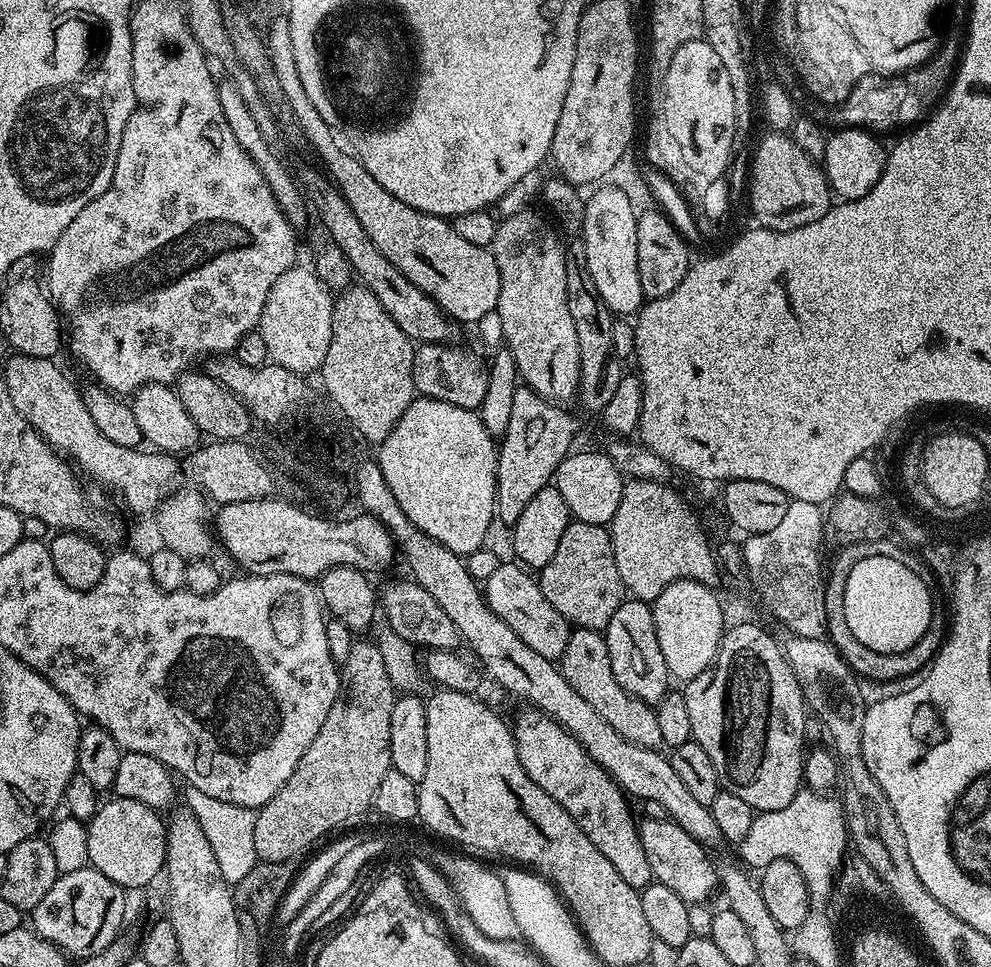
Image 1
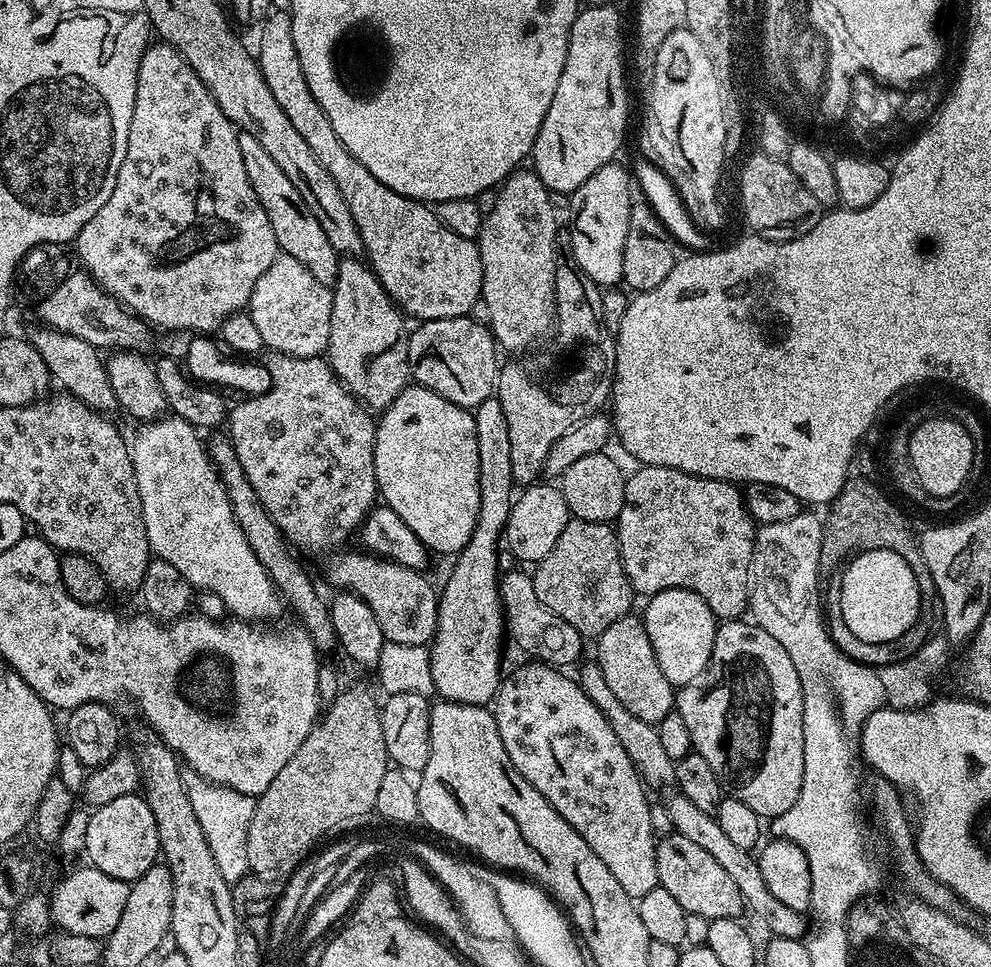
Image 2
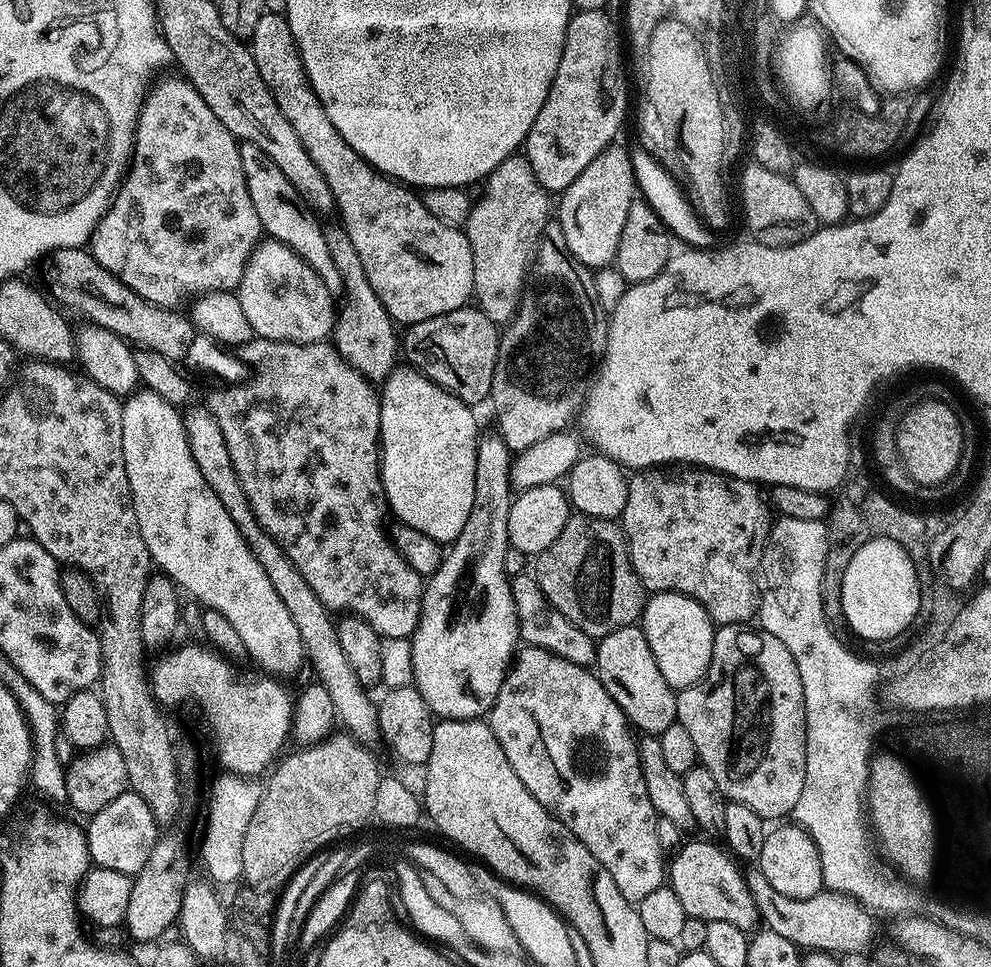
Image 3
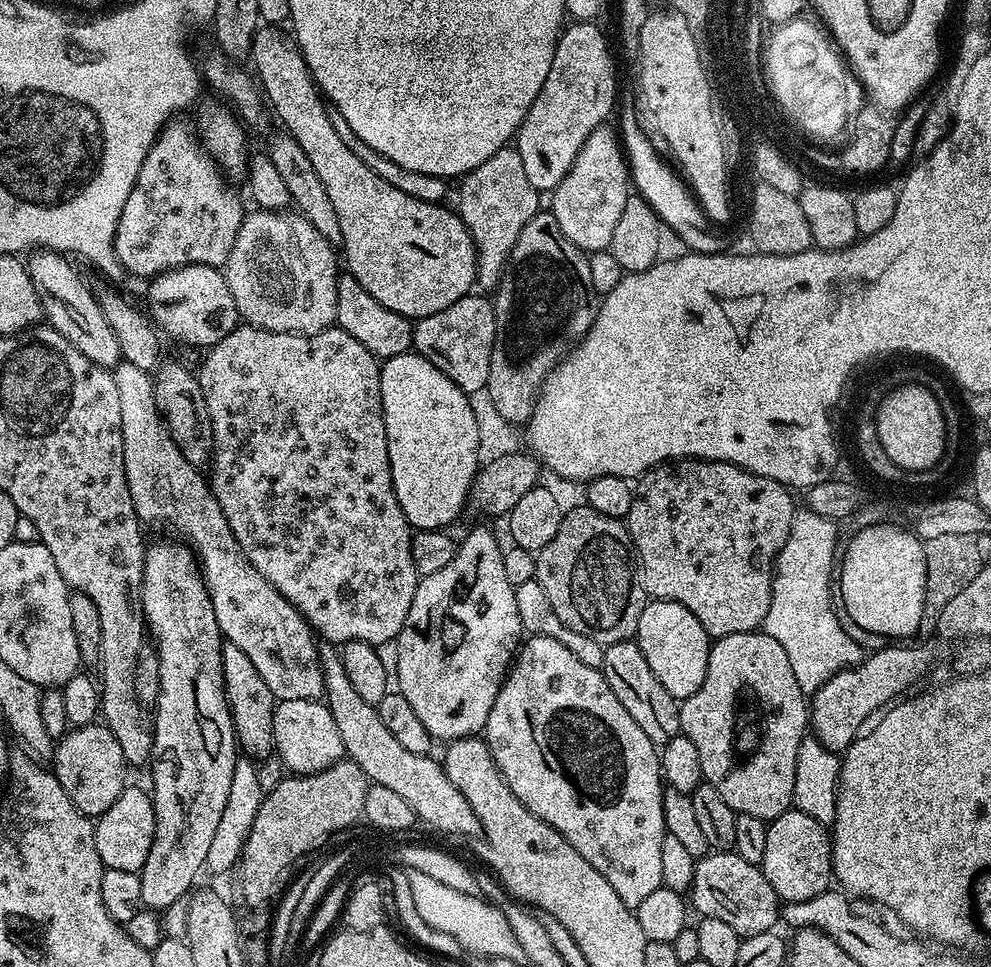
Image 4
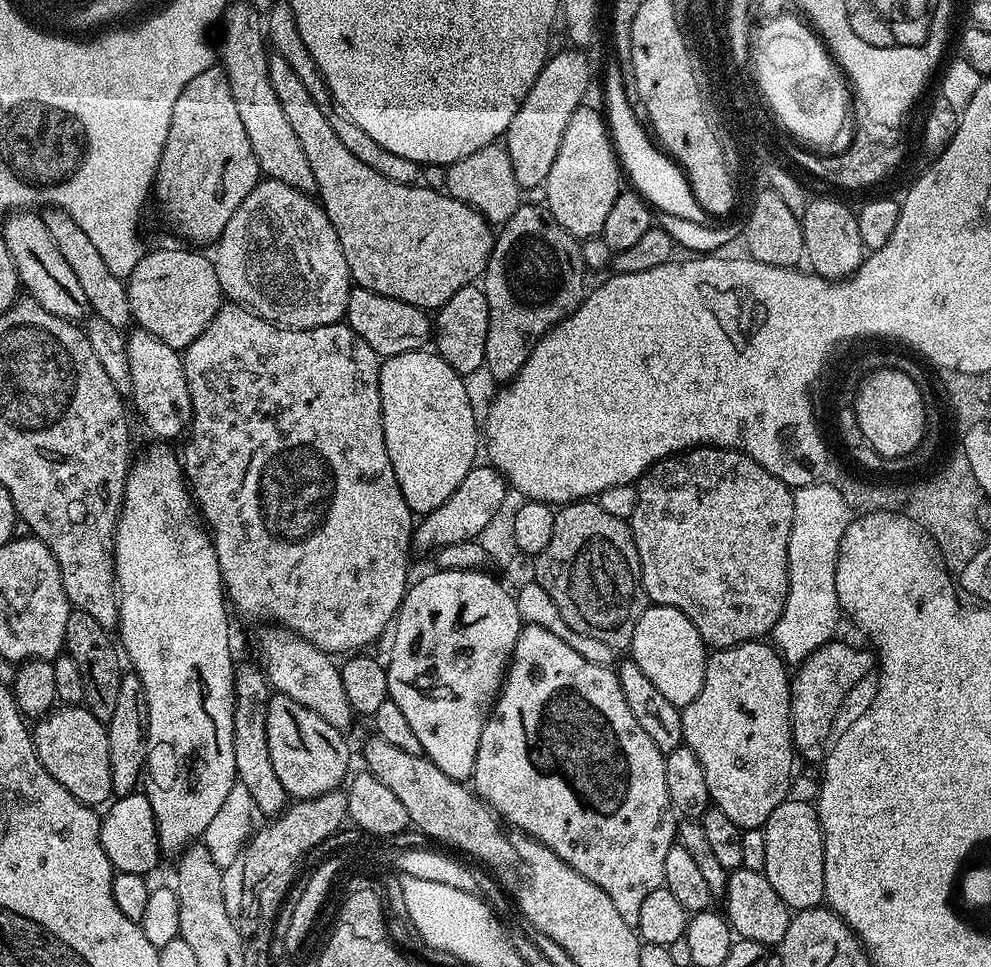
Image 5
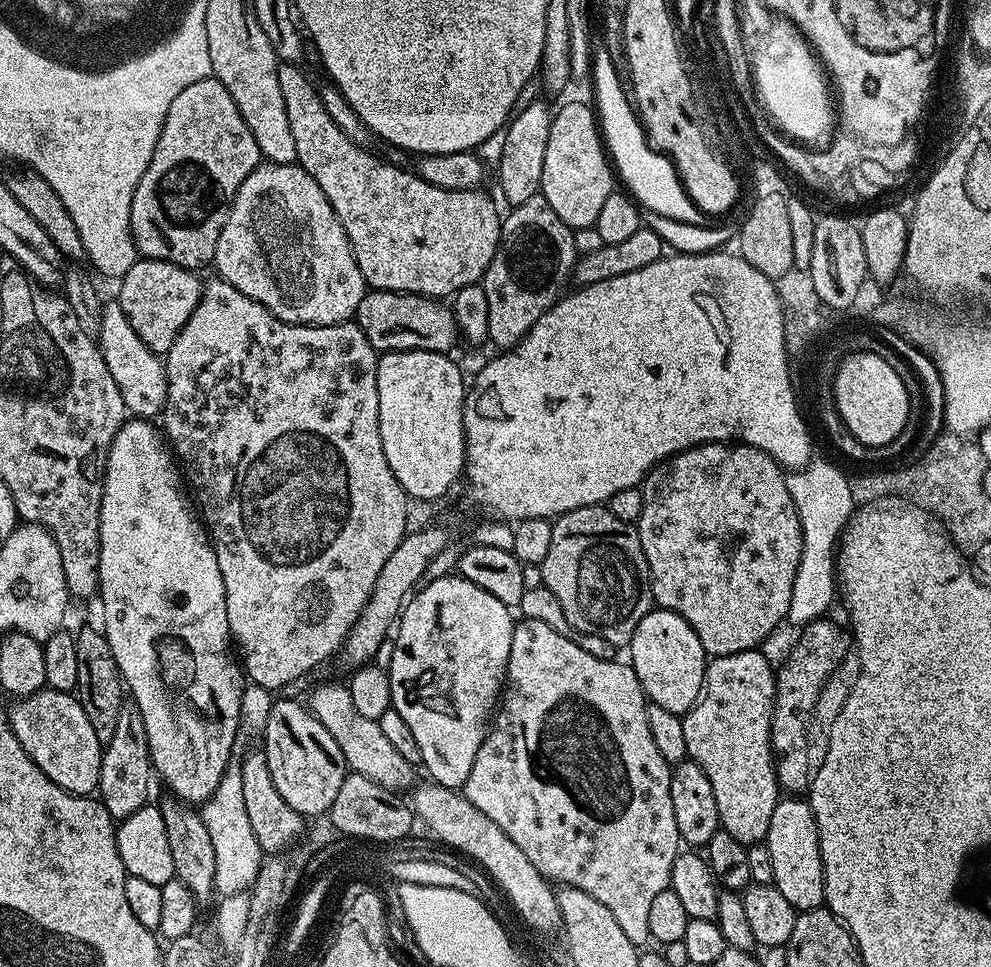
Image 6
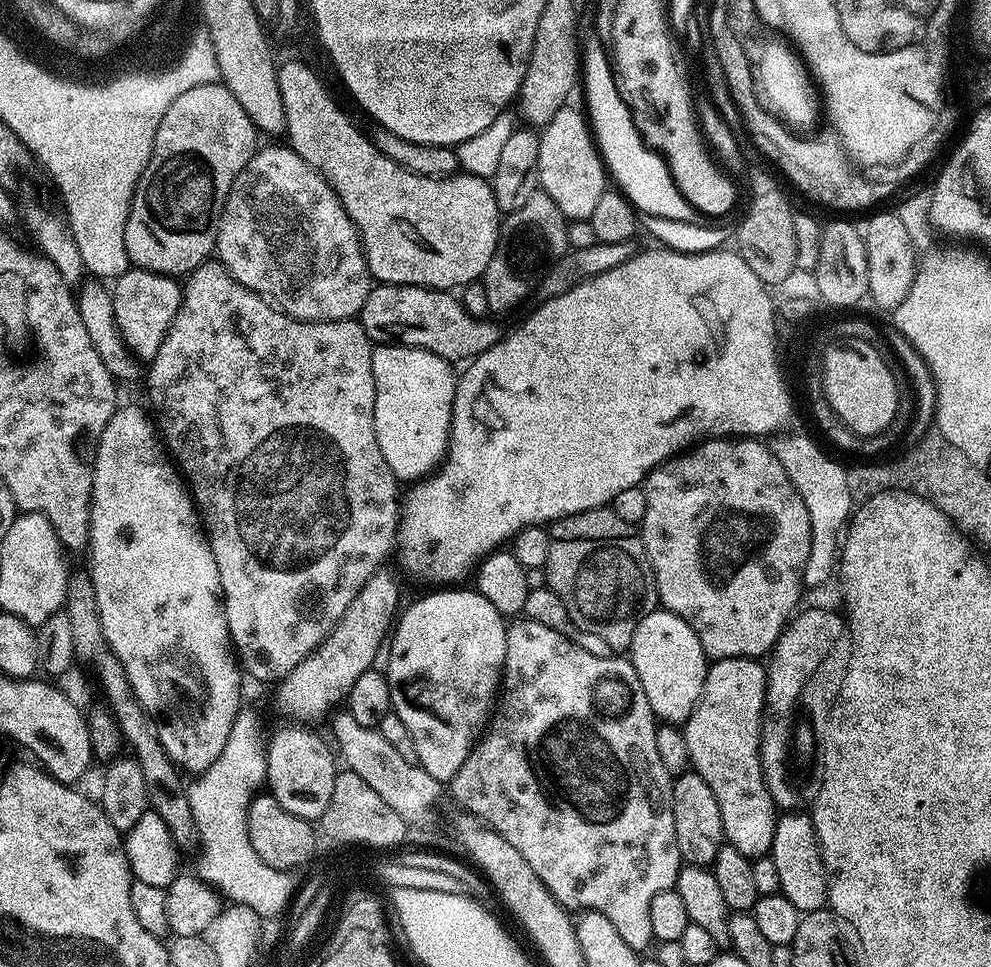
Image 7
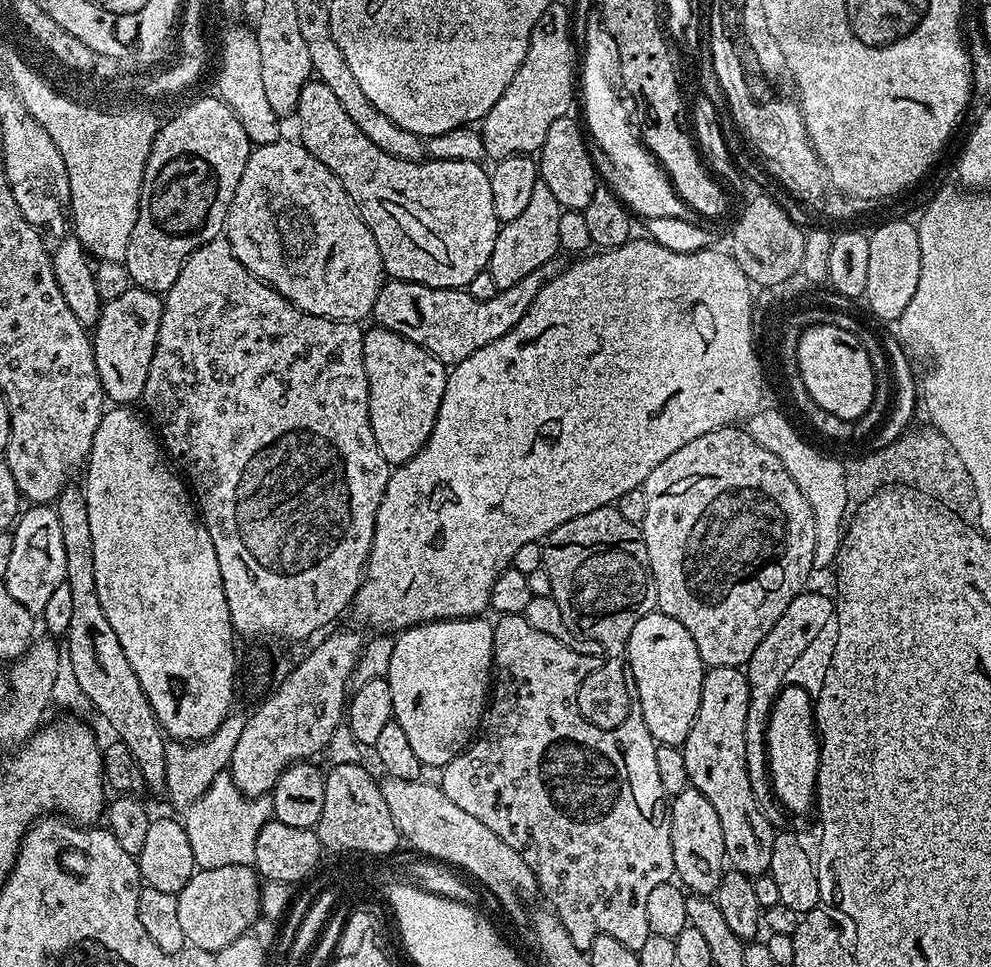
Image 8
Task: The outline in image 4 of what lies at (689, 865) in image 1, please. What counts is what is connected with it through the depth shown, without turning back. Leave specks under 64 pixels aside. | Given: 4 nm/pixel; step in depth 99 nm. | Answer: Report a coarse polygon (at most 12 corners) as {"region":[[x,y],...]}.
{"region":[[735,850],[697,859],[690,904],[741,938],[773,931],[782,901]]}

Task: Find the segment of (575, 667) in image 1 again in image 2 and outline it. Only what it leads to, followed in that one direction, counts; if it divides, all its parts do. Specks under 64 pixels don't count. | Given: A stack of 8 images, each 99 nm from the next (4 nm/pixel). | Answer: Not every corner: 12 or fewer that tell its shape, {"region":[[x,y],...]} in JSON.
{"region":[[599,664],[579,665],[582,690],[610,722],[649,789],[671,785],[676,761],[656,725],[614,698]]}

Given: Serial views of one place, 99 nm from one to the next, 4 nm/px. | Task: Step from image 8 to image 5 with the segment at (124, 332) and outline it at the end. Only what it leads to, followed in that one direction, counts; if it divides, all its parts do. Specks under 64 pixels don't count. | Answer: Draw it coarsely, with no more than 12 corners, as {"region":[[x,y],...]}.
{"region":[[145,251],[126,280],[133,321],[188,348],[218,314],[211,255]]}

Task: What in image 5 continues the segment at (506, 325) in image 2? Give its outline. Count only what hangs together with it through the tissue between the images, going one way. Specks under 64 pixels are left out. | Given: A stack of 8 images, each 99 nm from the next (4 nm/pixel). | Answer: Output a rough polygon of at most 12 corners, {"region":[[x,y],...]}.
{"region":[[503,143],[447,165],[447,195],[503,226],[522,189]]}

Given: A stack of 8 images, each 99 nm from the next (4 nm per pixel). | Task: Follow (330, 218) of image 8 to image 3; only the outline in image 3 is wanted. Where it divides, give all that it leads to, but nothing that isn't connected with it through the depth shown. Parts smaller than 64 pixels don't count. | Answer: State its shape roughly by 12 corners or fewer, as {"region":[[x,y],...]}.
{"region":[[264,238],[240,286],[261,340],[319,344],[338,308],[308,261]]}

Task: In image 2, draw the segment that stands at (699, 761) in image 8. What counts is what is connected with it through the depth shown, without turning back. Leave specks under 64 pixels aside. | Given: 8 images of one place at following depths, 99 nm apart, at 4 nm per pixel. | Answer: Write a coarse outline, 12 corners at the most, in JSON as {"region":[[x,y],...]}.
{"region":[[723,621],[679,685],[695,752],[761,818],[802,790],[804,695],[760,625]]}

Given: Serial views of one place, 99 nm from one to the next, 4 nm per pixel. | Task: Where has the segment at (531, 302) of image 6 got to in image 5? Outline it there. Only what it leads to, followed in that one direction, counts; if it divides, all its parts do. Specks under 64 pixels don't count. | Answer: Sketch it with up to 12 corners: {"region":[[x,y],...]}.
{"region":[[521,203],[484,268],[507,382],[584,301],[580,240]]}

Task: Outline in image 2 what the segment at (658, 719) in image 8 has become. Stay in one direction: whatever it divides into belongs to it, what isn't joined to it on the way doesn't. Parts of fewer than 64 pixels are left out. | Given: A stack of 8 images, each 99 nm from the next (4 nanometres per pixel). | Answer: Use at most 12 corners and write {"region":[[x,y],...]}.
{"region":[[698,593],[647,597],[642,619],[674,686],[712,657],[716,615]]}

